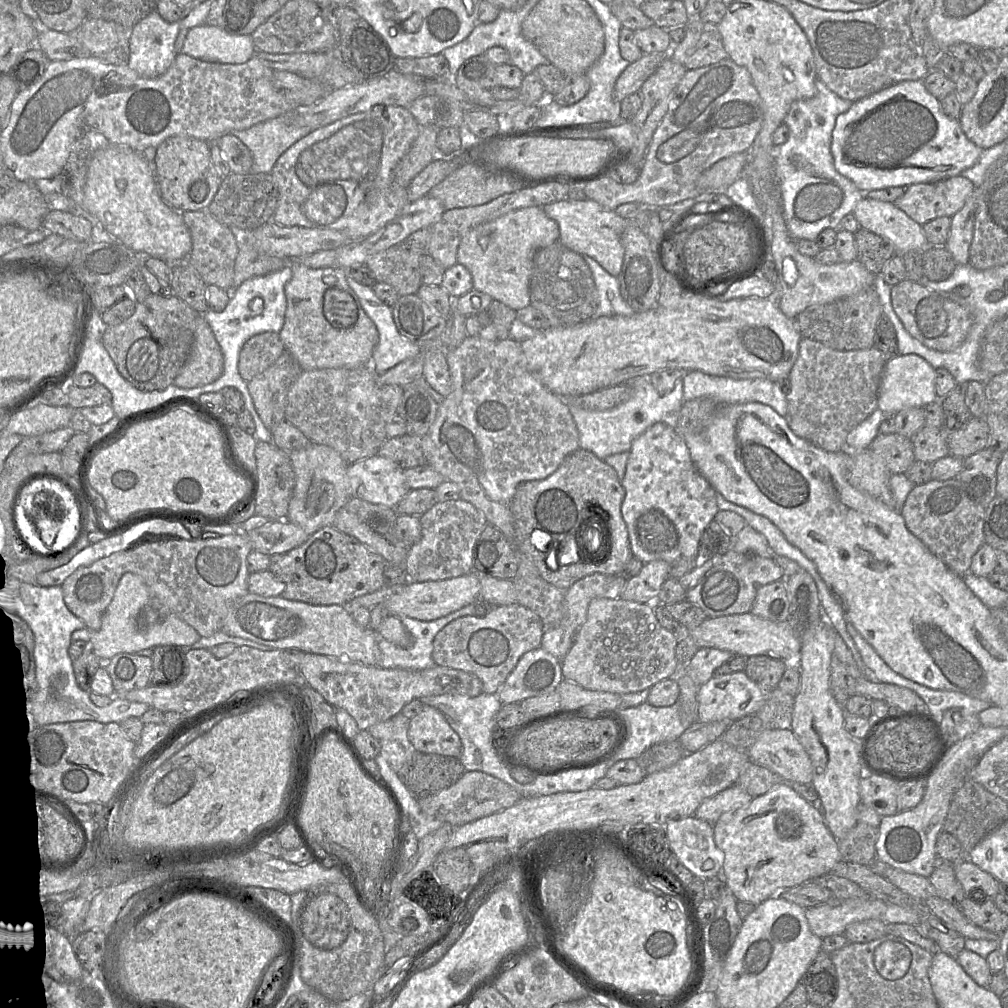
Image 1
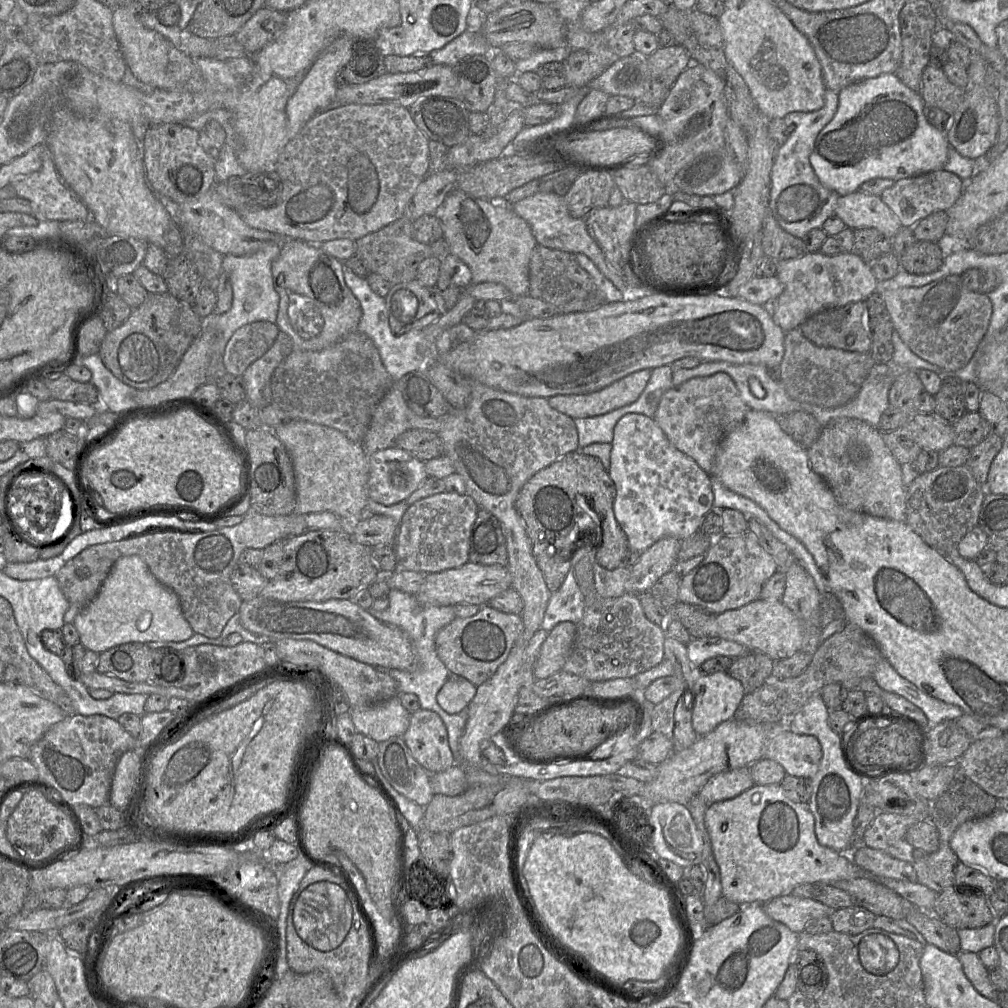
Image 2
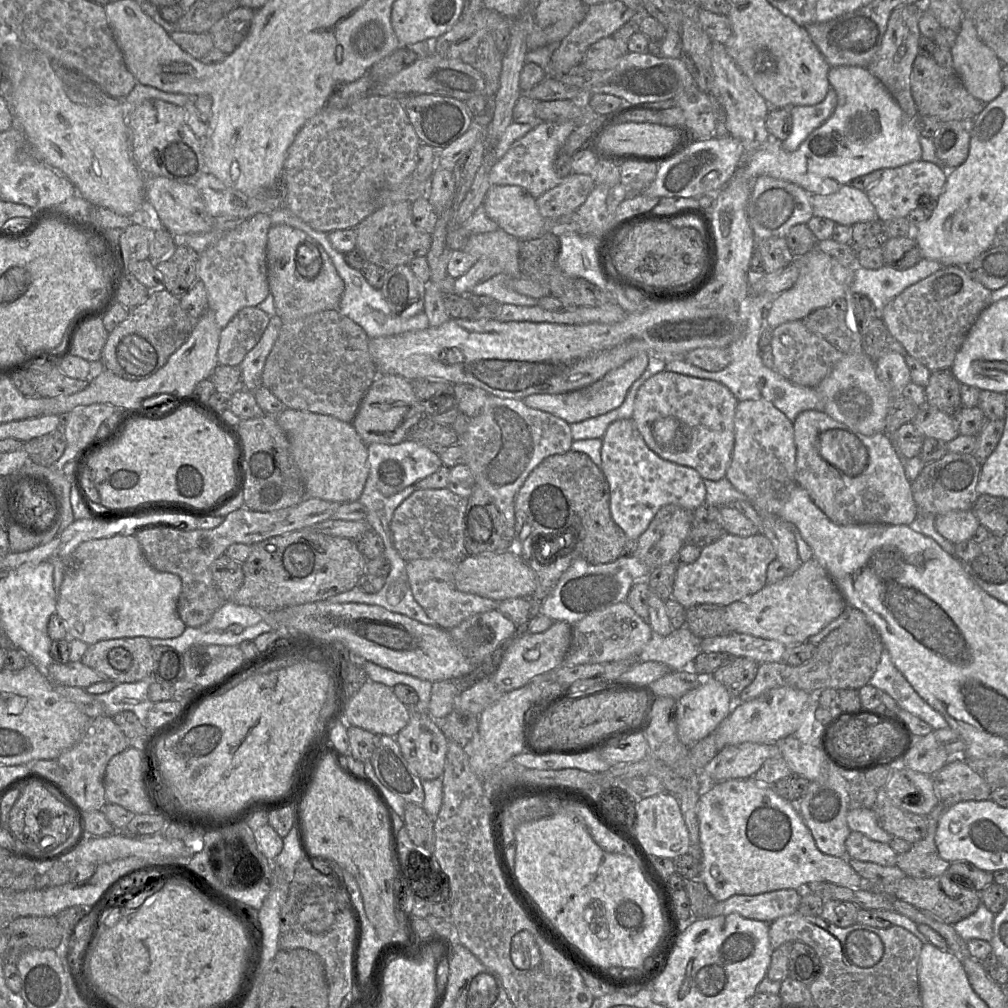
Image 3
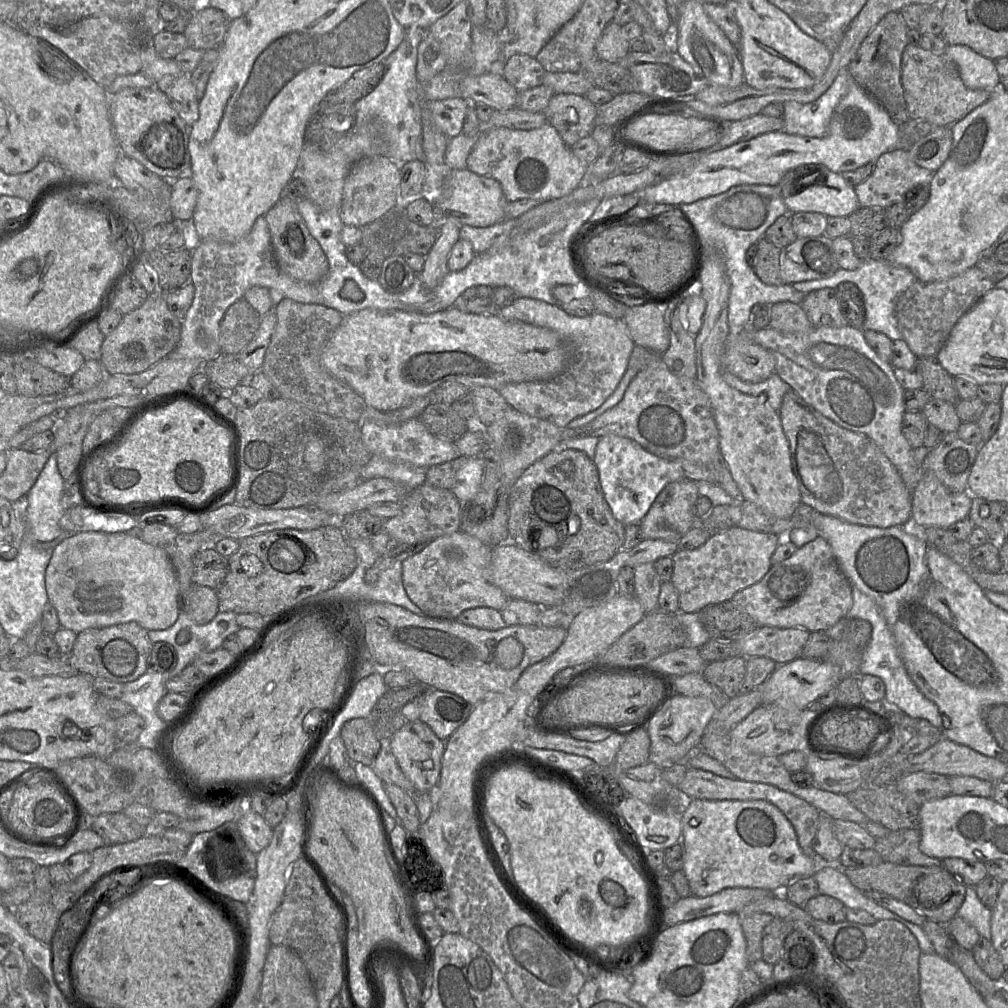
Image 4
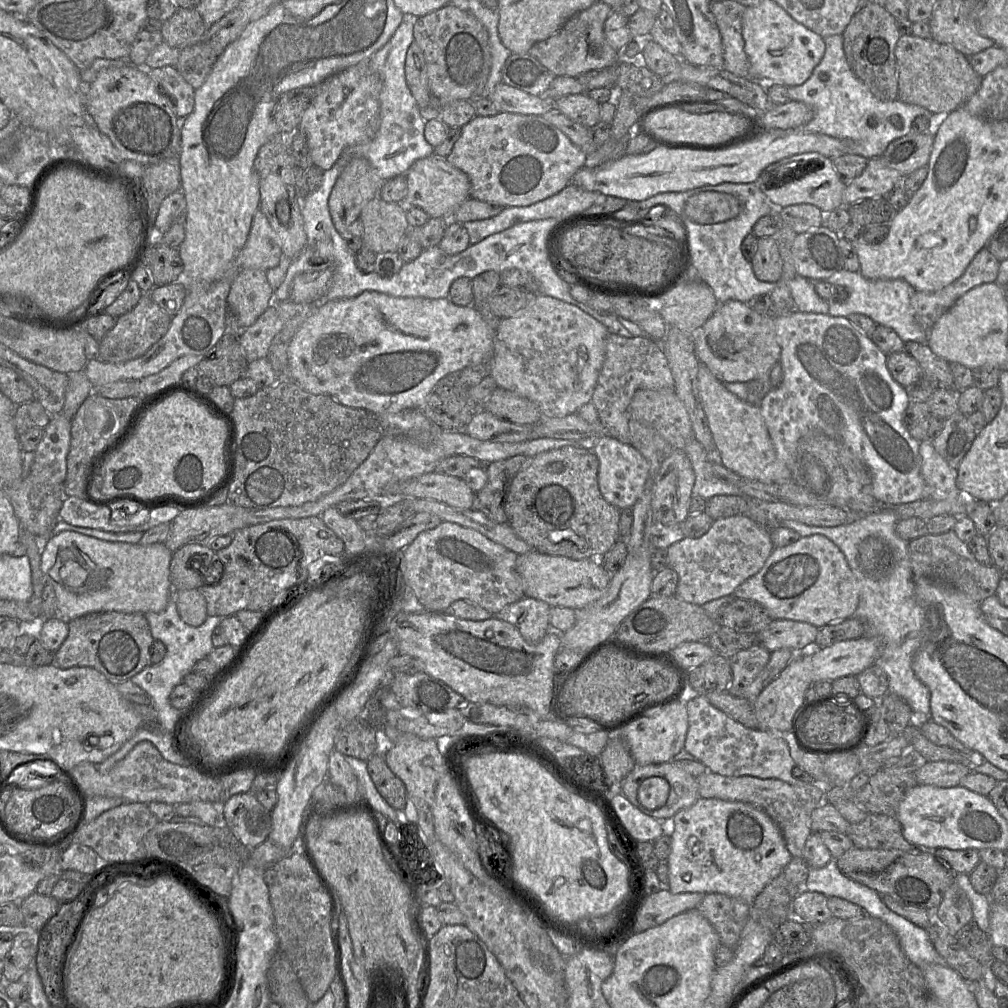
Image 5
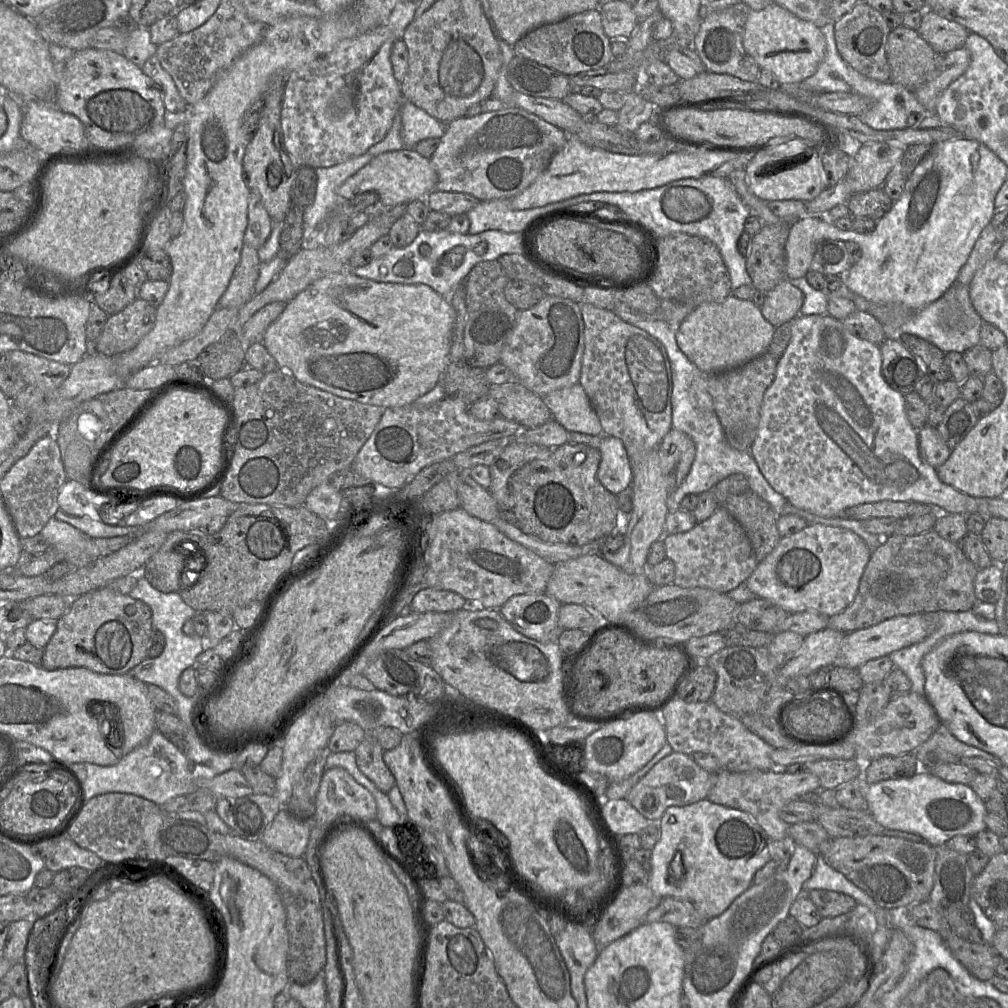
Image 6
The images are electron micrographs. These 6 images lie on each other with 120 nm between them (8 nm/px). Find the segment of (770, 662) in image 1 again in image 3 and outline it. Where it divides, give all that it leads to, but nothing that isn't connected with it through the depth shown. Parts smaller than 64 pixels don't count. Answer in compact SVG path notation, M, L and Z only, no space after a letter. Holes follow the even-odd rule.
M733 658L714 671L712 677L738 701L742 691L755 679L759 663L750 658Z

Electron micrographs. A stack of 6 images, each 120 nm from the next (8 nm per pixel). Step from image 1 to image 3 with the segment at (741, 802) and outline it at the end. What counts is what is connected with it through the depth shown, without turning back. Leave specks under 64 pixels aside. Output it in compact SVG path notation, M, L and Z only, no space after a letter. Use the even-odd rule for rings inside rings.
M743 743L726 746L701 770L705 781L749 779L769 759L780 757L778 744Z

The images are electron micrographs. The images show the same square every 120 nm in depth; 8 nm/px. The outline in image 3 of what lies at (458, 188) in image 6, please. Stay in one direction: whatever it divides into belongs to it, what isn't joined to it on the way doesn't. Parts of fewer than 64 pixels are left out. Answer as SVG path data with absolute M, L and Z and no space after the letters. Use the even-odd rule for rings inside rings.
M537 121L528 133L516 140L509 150L489 169L491 185L515 185L534 198L544 194L564 180L555 170L555 162L561 148L574 131L573 122L552 123Z

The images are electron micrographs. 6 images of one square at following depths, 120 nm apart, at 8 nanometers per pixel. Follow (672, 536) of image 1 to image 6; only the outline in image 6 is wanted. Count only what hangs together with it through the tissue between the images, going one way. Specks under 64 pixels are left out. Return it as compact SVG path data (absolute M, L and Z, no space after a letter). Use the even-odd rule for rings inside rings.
M604 436L598 449L601 454L597 472L600 483L615 496L630 489L632 469L622 441L616 437Z

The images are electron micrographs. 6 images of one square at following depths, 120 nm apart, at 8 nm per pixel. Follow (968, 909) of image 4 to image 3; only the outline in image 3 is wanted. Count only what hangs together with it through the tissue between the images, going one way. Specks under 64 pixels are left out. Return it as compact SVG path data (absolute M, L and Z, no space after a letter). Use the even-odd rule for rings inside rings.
M981 903L973 914L958 921L953 927L964 942L980 939L990 943L993 937L994 916Z

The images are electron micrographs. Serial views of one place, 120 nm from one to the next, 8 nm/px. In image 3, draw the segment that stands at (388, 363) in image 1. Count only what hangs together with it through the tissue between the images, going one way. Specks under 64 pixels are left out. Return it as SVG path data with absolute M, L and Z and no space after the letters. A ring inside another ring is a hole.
M283 206L273 210L269 213L269 215L272 225L295 226L297 229L302 230L311 236L312 239L321 245L332 260L332 263L343 280L345 286L345 290L340 300L340 303L343 303L343 305L339 305L337 310L340 314L346 316L359 325L370 339L383 336L399 335L409 331L424 330L429 327L428 316L424 311L408 319L402 319L399 316L392 314L382 292L373 288L367 282L361 271L350 267L346 263L344 254L340 253L332 246L327 233L314 230L307 223L302 221L299 217Z

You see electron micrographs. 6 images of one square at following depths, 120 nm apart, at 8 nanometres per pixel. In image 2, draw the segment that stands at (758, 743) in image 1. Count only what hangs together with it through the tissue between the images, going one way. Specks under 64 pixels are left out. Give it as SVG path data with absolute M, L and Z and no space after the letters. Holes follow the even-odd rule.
M788 729L767 743L764 757L780 764L786 775L811 779L818 771L822 751L813 736Z

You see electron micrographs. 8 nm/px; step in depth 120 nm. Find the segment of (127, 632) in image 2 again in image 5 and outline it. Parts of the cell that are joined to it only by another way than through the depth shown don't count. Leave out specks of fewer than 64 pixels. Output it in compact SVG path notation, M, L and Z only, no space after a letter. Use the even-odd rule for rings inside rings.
M62 531L47 541L41 569L56 595L57 616L66 623L96 612L160 613L171 597L172 553L164 543L150 545L103 541Z

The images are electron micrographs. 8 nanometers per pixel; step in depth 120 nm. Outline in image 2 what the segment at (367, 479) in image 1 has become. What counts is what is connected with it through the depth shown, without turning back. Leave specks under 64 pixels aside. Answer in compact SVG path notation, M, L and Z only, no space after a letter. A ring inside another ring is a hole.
M398 447L375 451L368 455L368 461L368 497L385 506L406 500L428 478L425 463Z

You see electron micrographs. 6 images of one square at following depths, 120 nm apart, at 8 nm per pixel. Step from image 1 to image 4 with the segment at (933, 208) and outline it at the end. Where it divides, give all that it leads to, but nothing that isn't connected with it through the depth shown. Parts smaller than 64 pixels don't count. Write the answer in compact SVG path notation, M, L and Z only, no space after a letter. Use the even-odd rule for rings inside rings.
M895 148L882 154L875 162L872 174L861 184L854 187L861 207L887 208L895 203L904 203L909 190L919 186L930 185L933 171L918 166L909 157L907 149Z

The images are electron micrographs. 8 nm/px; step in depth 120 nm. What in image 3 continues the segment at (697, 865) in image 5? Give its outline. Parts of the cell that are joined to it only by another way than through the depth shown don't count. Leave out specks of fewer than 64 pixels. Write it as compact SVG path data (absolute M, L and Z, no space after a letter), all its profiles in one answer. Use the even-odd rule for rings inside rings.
M752 778L712 784L700 795L698 820L702 849L699 878L717 902L734 895L753 896L783 889L802 890L814 882L862 888L862 878L852 869L847 858L820 852L798 811L797 804L780 797L773 786L758 783Z

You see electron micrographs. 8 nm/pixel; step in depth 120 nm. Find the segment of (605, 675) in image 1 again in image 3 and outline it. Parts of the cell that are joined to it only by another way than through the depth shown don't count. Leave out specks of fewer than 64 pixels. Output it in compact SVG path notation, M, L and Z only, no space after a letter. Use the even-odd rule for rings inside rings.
M626 601L613 604L579 620L572 626L572 641L562 665L577 666L637 659L653 630Z

